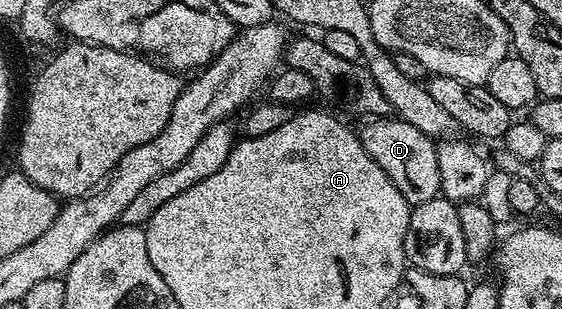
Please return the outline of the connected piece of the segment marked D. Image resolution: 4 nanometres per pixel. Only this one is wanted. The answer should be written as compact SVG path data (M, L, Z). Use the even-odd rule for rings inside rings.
M394 115L377 116L367 120L369 127L374 127L374 155L372 159L380 165L380 169L388 174L389 179L401 196L411 207L423 204L439 196L442 182L440 181L439 157L435 140L421 133L412 125L398 127L398 117Z

